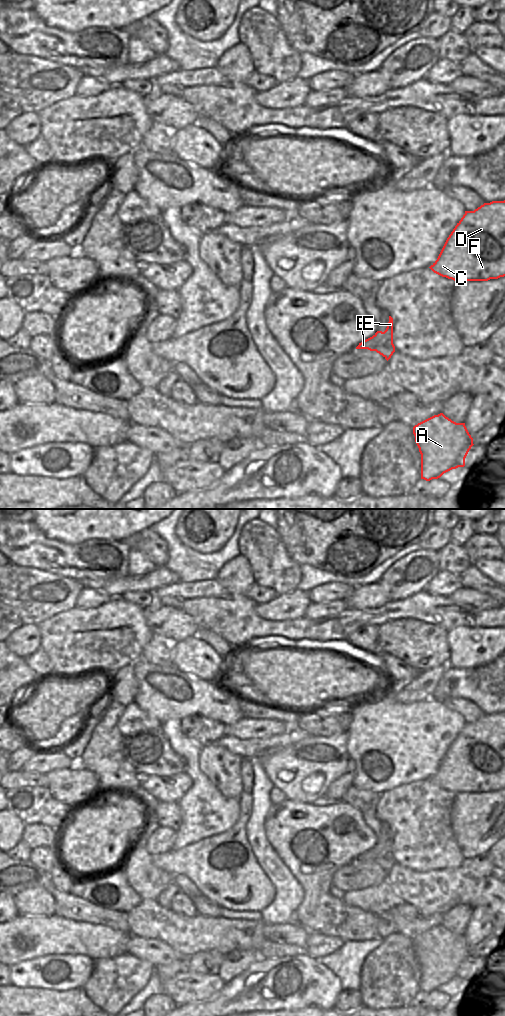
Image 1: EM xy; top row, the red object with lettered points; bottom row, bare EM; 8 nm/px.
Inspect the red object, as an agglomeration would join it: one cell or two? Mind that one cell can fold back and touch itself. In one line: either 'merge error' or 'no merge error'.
no merge error

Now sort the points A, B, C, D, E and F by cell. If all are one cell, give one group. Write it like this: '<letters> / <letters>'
A B C D E F

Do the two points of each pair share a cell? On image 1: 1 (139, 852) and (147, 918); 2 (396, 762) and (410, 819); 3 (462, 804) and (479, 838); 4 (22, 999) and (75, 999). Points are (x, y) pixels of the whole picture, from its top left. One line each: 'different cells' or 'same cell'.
1: different cells
2: different cells
3: same cell
4: same cell

